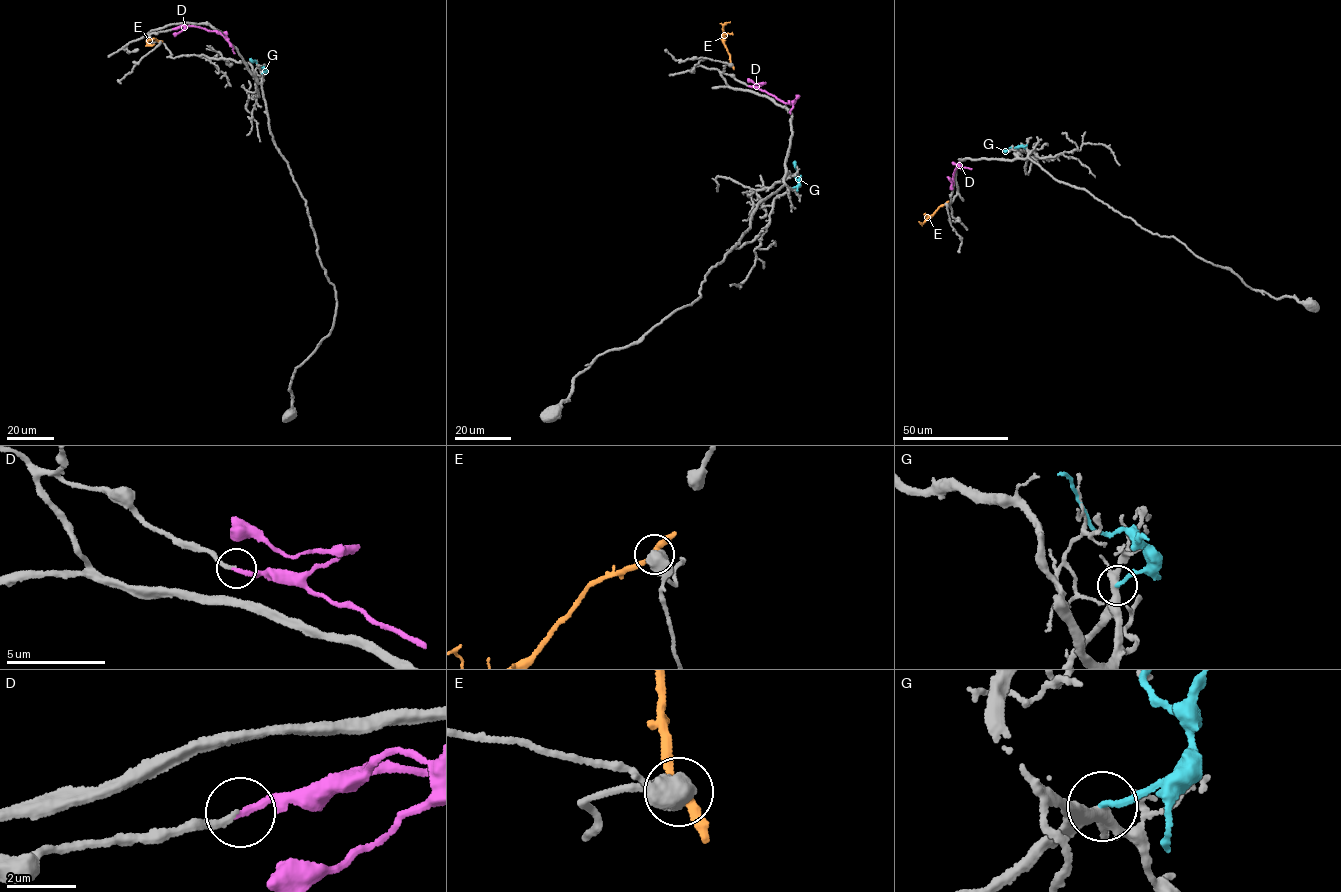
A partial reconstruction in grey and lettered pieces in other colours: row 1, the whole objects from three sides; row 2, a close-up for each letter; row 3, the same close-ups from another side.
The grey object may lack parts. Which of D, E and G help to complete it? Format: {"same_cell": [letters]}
{"same_cell": ["D"]}

